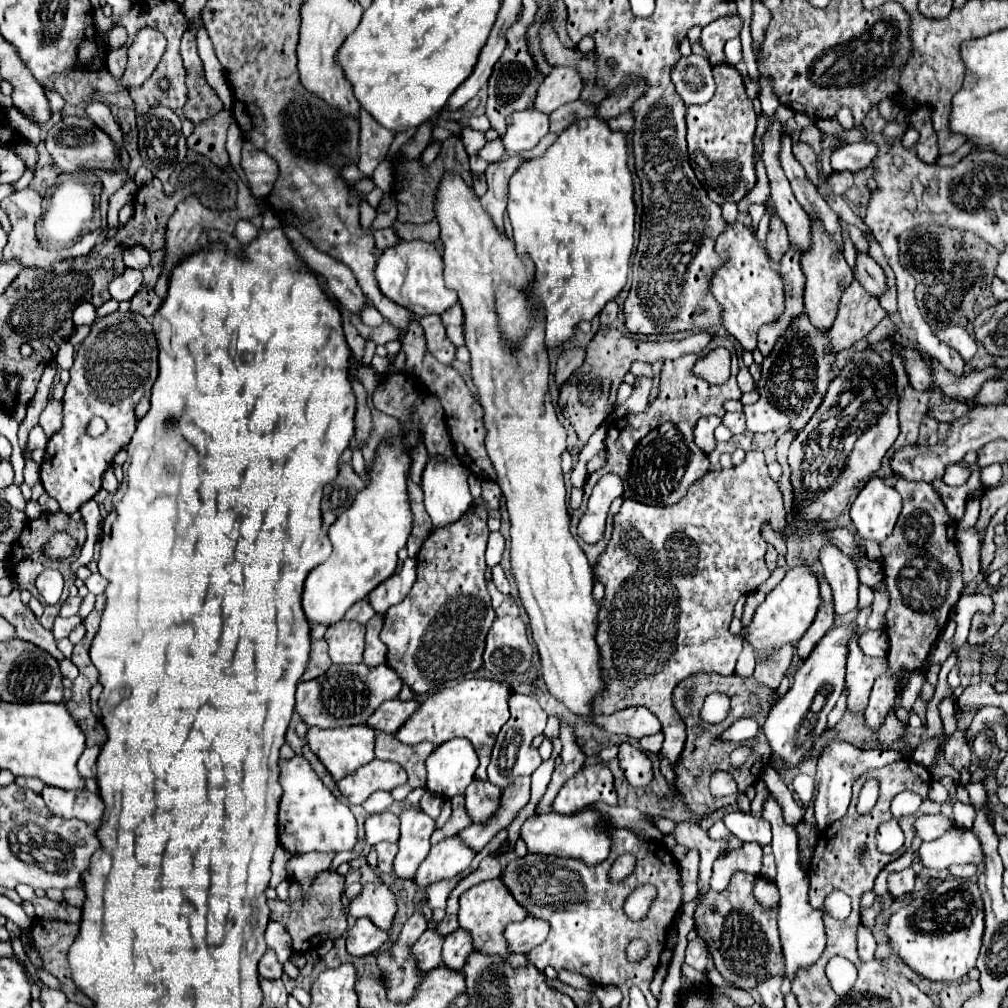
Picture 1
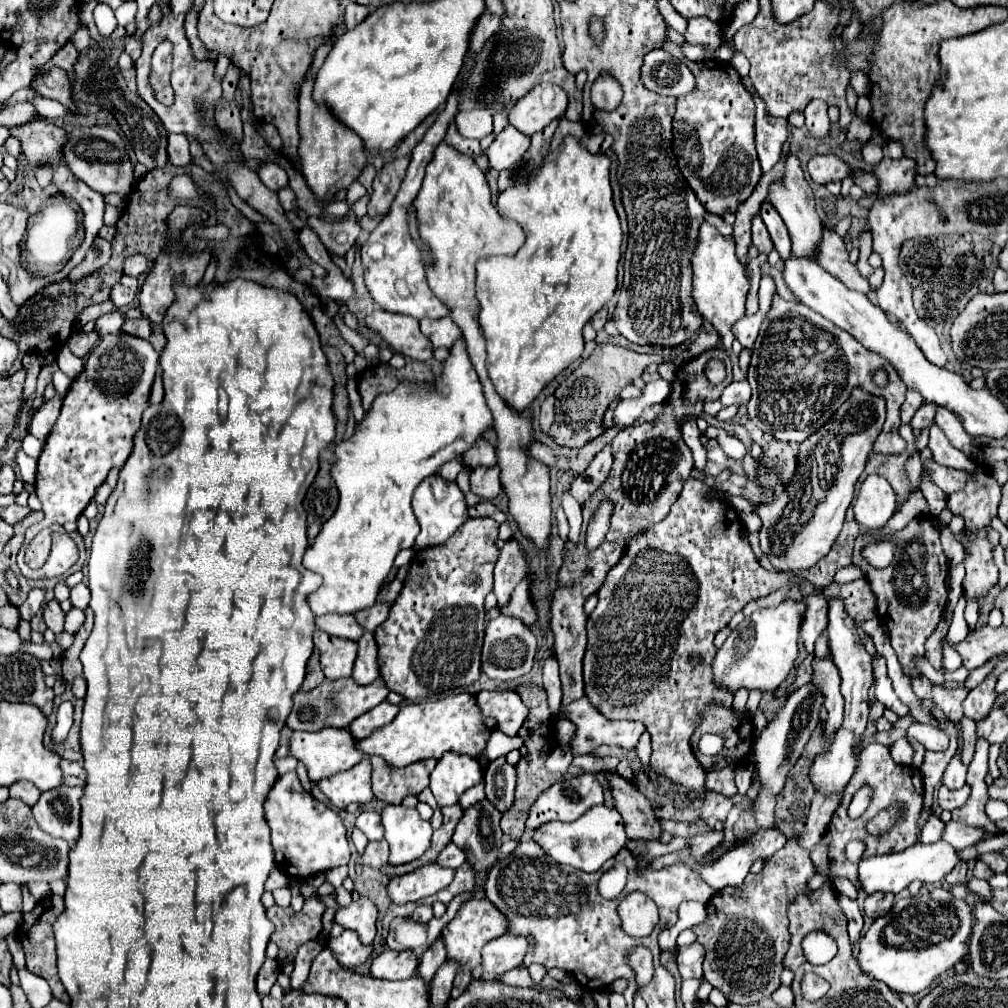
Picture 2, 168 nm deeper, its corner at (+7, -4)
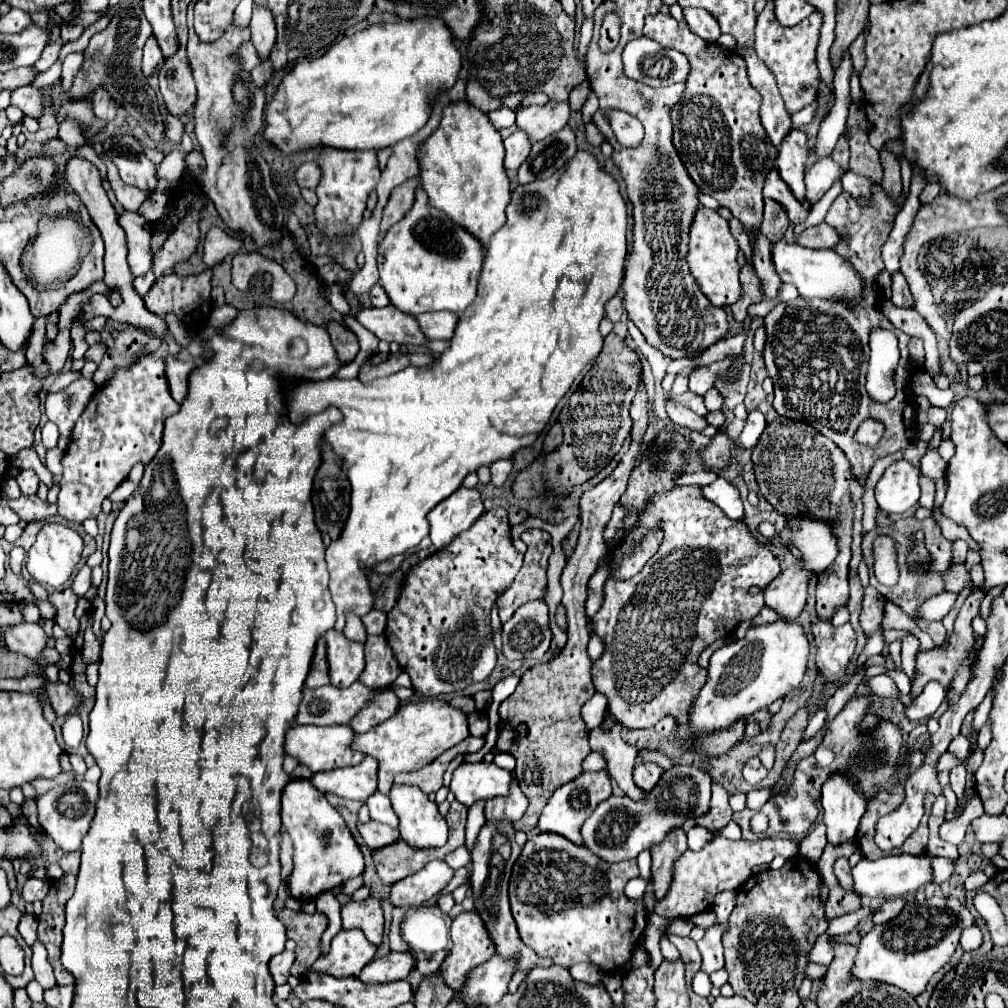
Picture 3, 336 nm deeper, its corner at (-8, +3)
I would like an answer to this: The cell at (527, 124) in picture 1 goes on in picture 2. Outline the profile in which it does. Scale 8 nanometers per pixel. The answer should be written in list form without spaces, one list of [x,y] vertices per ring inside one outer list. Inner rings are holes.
[[[508,123],[504,131],[486,149],[490,167],[494,167],[496,171],[512,167],[528,151],[528,145],[530,145],[530,137],[526,133],[520,133],[514,125]]]

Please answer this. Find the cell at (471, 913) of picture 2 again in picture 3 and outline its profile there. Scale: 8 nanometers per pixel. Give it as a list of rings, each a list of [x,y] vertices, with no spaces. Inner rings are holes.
[[[463,912],[451,924],[451,950],[441,966],[441,978],[449,988],[459,990],[465,976],[495,954],[495,946],[479,918],[479,914]]]

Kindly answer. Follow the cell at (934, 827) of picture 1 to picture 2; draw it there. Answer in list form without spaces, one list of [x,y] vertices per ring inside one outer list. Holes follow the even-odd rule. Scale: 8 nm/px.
[[[950,819],[944,827],[944,833],[942,833],[942,841],[950,843],[956,851],[962,851],[974,843],[978,843],[980,839],[984,837],[984,833],[980,829],[974,829],[974,827],[968,827],[964,823],[958,823],[954,819]]]

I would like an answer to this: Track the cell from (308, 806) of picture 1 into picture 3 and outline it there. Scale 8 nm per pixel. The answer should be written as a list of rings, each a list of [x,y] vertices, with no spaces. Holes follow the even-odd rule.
[[[291,780],[283,790],[281,804],[281,818],[295,850],[293,872],[287,880],[289,894],[295,900],[315,900],[319,894],[343,886],[347,880],[363,872],[363,854],[357,848],[345,820],[309,780]]]

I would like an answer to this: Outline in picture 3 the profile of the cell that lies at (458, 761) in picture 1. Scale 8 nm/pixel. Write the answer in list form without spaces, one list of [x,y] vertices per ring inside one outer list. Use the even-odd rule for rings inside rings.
[[[493,762],[461,764],[453,772],[451,780],[451,792],[465,806],[471,806],[479,800],[491,800],[495,796],[507,796],[509,786],[511,772]]]

